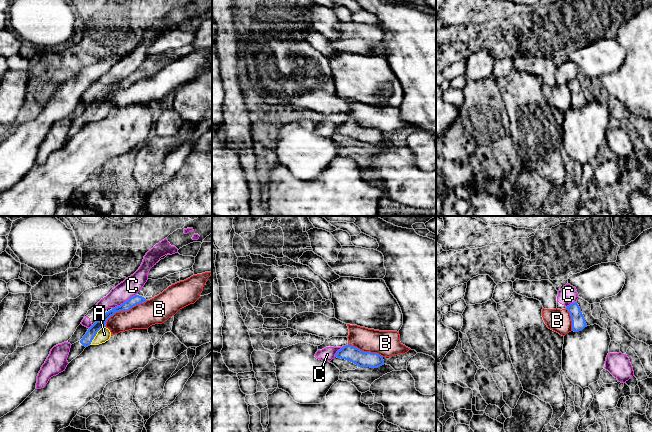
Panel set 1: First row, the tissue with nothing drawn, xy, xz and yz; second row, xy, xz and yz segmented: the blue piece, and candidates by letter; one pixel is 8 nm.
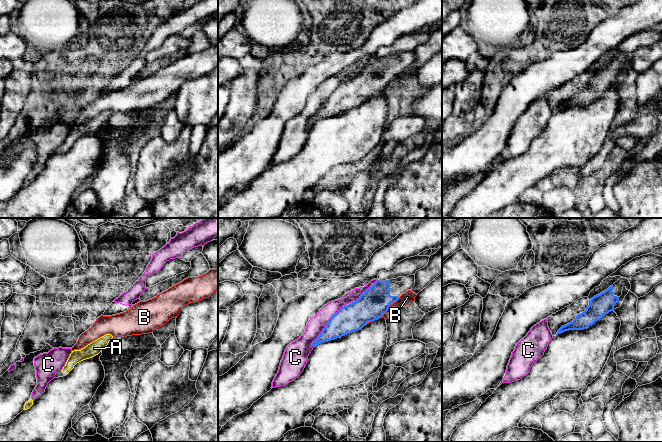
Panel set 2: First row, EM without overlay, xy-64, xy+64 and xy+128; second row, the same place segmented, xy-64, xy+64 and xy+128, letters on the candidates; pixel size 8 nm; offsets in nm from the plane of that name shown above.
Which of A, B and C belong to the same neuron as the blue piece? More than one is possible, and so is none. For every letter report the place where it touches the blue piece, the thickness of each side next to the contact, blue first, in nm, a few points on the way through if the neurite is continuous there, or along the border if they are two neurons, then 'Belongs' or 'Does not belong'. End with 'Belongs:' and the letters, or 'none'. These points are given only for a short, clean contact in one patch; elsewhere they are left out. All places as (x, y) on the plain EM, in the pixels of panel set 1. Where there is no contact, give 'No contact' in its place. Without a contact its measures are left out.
A: Touches blue at xy (96, 109). Thickness 80 nm (blue) against 110 nm. Belongs
B: Touches blue at xy (124, 86). Thickness 80 nm (blue) against 200 nm. Does not belong
C: Touches blue at xy (124, 78). Thickness 80 nm (blue) against 150 nm. Does not belong
Belongs: A

